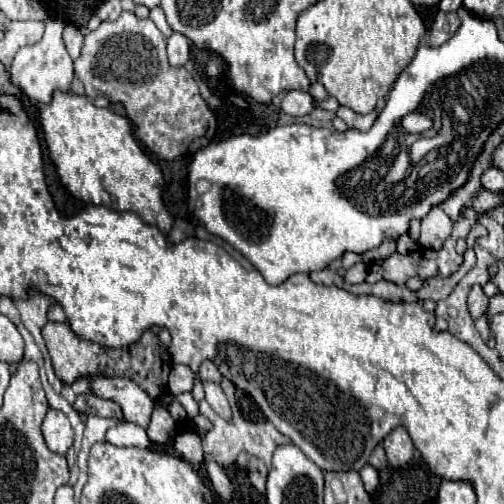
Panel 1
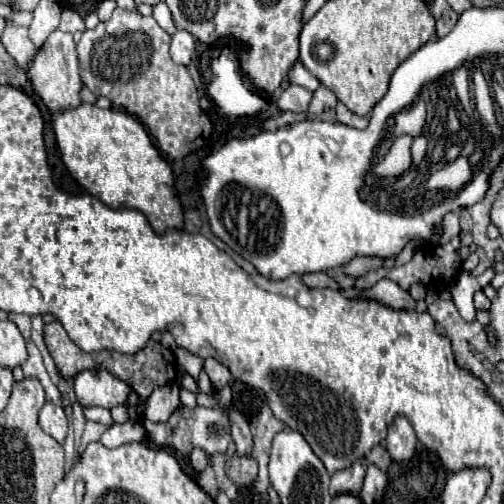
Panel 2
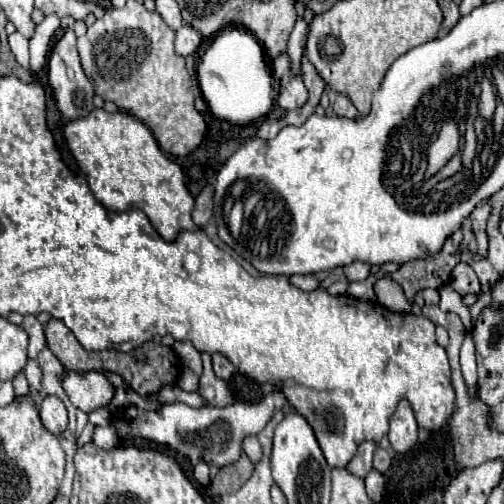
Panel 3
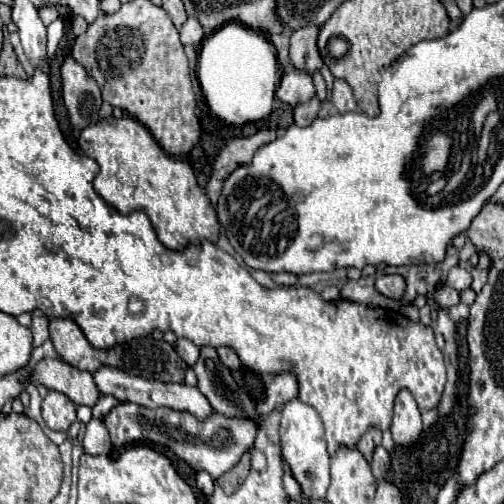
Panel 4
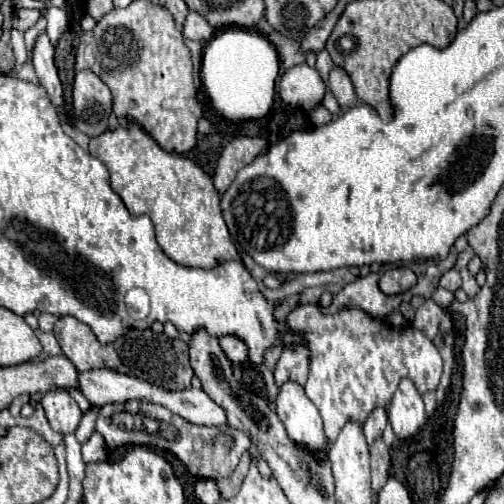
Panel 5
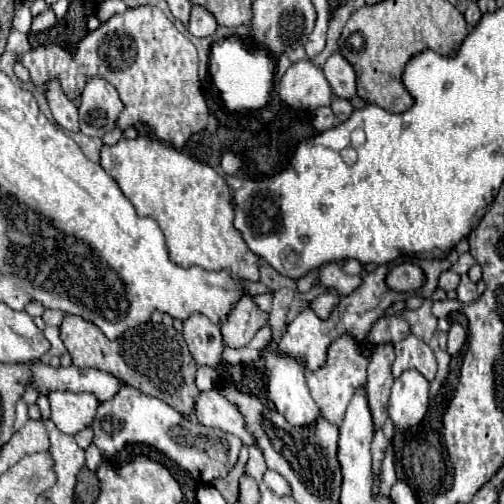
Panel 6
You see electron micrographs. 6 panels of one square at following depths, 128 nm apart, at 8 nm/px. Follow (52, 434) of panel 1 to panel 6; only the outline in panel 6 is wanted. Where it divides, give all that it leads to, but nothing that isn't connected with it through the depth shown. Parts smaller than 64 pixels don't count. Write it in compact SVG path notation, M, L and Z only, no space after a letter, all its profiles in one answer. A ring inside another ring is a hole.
M50 392L48 394L50 406L52 406L52 422L62 430L64 434L76 434L84 428L88 428L96 416L98 400L96 396L88 392Z

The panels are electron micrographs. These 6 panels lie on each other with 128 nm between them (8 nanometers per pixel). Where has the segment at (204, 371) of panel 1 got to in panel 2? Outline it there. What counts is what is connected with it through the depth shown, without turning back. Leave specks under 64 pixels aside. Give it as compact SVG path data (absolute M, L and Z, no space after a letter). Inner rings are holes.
M206 358L206 362L204 362L204 370L206 370L206 374L210 376L210 380L212 380L212 384L220 390L220 388L224 388L228 382L230 382L230 370L226 368L226 366L222 366L218 360L214 360L214 358Z

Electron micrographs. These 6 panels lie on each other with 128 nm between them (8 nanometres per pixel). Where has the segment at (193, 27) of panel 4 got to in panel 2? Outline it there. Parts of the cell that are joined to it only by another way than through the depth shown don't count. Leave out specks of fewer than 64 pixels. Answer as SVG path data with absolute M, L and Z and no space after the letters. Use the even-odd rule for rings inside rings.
M178 30L174 36L172 36L172 46L170 46L170 56L176 64L188 64L192 54L196 50L196 38L186 32L186 30Z

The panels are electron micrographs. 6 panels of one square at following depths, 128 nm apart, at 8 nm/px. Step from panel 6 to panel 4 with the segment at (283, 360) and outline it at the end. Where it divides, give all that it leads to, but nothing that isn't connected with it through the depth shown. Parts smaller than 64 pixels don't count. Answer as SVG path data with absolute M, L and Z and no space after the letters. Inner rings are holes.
M294 398L282 406L280 448L282 448L282 458L290 464L298 484L302 486L302 492L308 498L324 498L330 484L330 456L326 452L322 420L310 404L304 404L302 400Z

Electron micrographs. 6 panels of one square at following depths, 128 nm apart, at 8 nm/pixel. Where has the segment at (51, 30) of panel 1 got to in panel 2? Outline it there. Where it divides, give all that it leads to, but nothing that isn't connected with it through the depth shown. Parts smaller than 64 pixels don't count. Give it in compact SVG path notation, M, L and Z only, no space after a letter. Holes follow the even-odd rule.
M60 30L52 32L52 36L48 36L44 46L36 50L36 54L30 62L30 68L28 68L28 78L34 86L34 92L44 100L44 104L52 112L64 112L64 110L78 108L82 104L82 100L80 100L82 80L80 80L80 72L78 72L76 44L74 44L72 34L66 34Z

